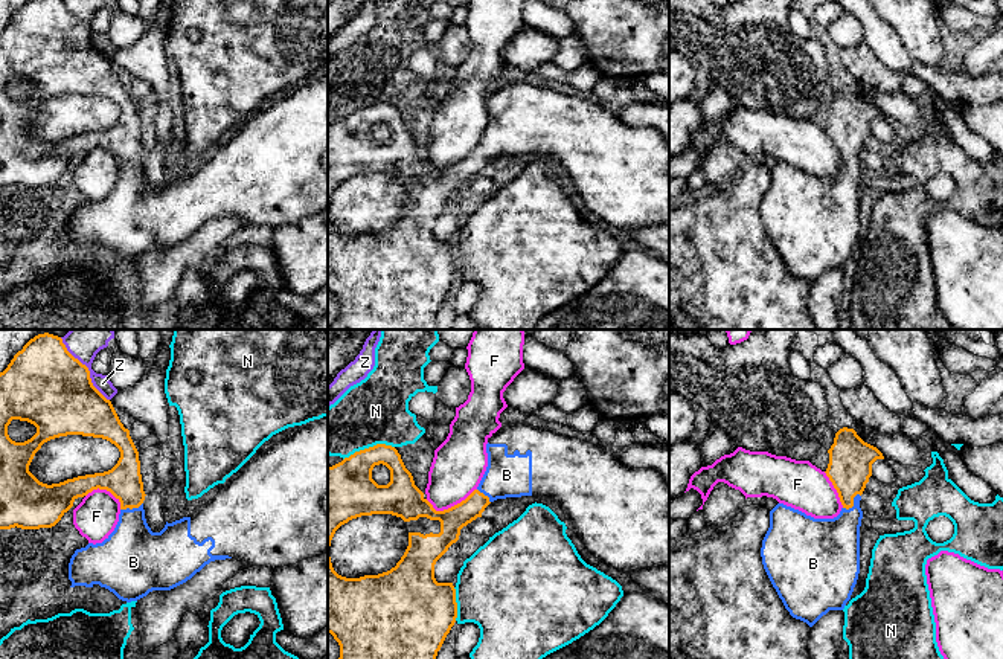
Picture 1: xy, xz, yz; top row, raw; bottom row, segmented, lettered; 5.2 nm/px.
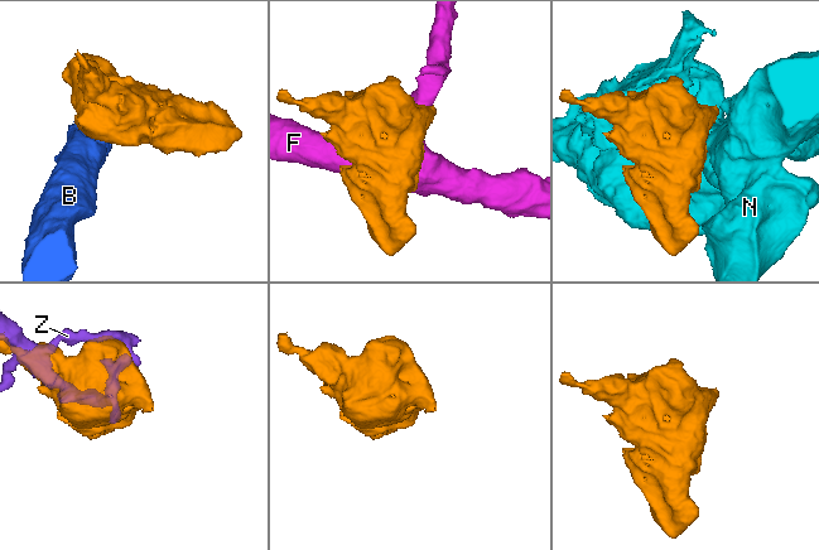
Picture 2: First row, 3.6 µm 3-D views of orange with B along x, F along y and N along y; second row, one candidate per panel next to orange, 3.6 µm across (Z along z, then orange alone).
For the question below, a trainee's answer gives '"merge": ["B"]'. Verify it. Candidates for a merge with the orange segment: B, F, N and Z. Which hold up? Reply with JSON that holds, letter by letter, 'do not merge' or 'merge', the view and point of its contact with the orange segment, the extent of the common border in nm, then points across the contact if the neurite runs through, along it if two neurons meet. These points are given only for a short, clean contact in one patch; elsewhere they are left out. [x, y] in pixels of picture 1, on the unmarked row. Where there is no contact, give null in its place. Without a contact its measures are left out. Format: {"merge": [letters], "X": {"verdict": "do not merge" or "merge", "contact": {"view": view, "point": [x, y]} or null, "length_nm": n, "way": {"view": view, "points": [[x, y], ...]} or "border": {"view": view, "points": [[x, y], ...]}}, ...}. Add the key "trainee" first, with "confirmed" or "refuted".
{"trainee": "confirmed", "merge": ["B"], "B": {"verdict": "merge", "contact": {"view": "yz", "point": [852, 162]}, "length_nm": 120, "way": {"view": "yz", "points": [[851, 118], [852, 162], [846, 185], [829, 203]]}}, "F": {"verdict": "do not merge", "contact": {"view": "xz", "point": [451, 165]}, "length_nm": 280}, "N": {"verdict": "do not merge", "contact": {"view": "xz", "point": [369, 106]}, "length_nm": 280}, "Z": {"verdict": "do not merge", "contact": {"view": "xy", "point": [89, 29]}, "length_nm": 400}}

